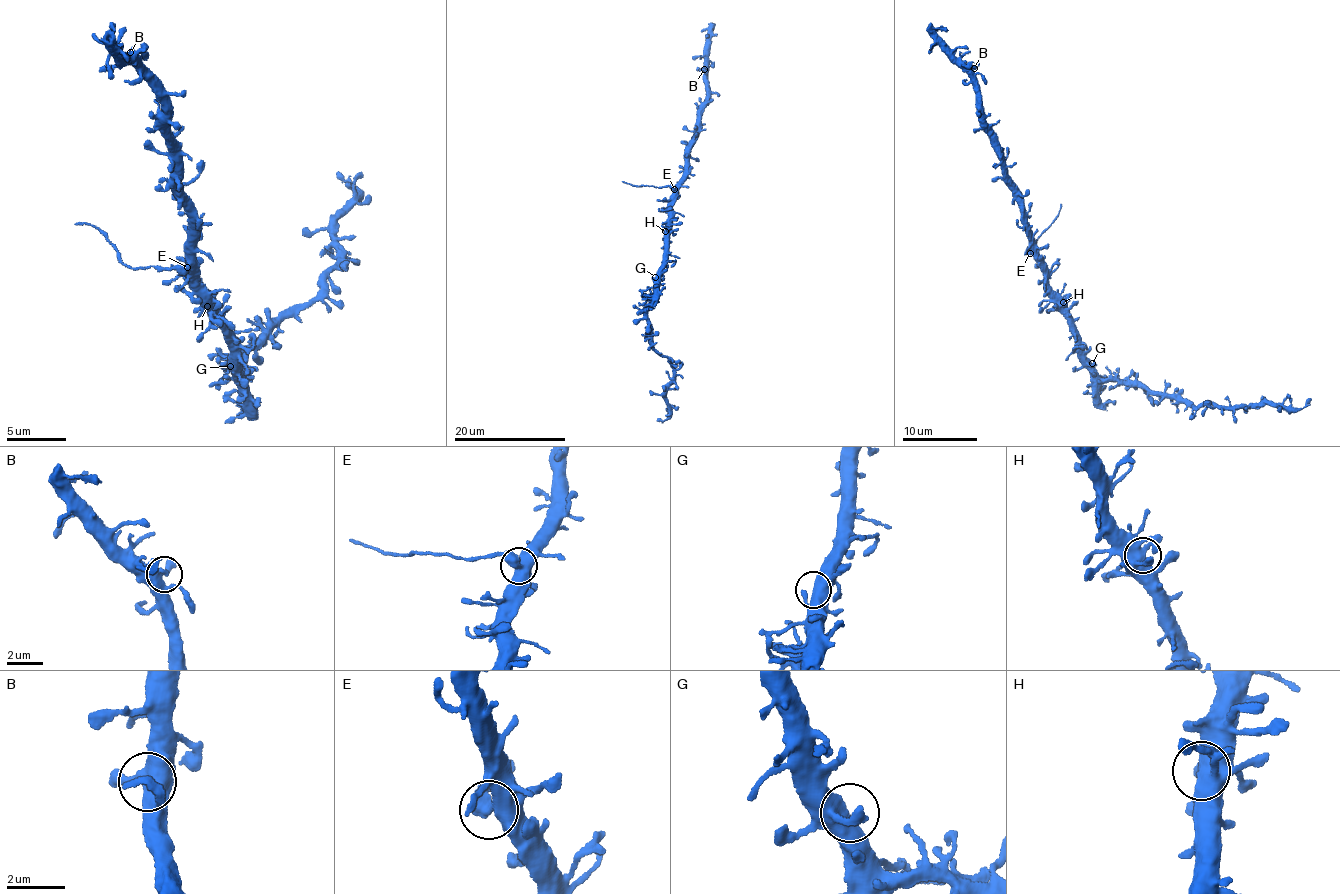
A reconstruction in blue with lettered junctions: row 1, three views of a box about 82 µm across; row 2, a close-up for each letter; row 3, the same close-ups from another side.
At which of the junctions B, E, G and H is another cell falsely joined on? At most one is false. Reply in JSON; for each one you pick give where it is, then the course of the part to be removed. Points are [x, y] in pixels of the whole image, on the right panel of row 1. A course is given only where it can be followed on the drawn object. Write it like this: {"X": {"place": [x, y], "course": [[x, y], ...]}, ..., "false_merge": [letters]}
{"E": {"place": [1030, 253], "course": [[1029, 253], [1029, 246], [1036, 245], [1057, 216], [1060, 204]]}, "false_merge": ["E"]}

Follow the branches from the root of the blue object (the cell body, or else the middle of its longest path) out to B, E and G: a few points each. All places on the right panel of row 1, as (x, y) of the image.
B: (1058, 301), (1032, 242), (1022, 201), (1013, 188), (1002, 154), (994, 143), (985, 121), (974, 68)
E: (1058, 301), (1043, 268), (1029, 253)
G: (1058, 301), (1058, 309), (1068, 320), (1080, 352), (1092, 363)

